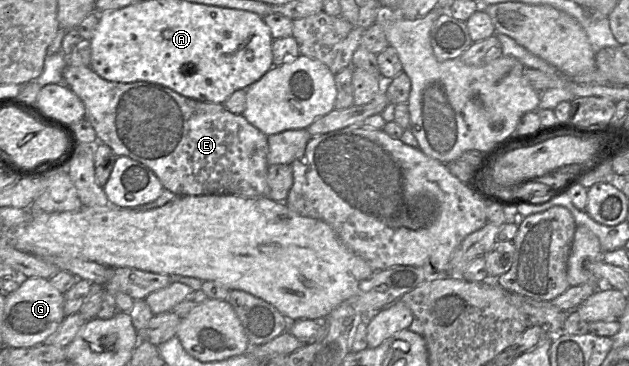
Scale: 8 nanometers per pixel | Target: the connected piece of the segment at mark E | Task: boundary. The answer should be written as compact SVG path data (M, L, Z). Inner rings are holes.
M69 66L63 71L63 82L83 101L85 105L85 119L93 126L99 141L108 145L114 154L134 159L158 177L163 187L176 196L232 194L241 197L267 197L267 136L251 125L242 114L228 111L223 104L205 103L182 96L172 89L145 81L133 83L118 83L103 79L90 66Z

